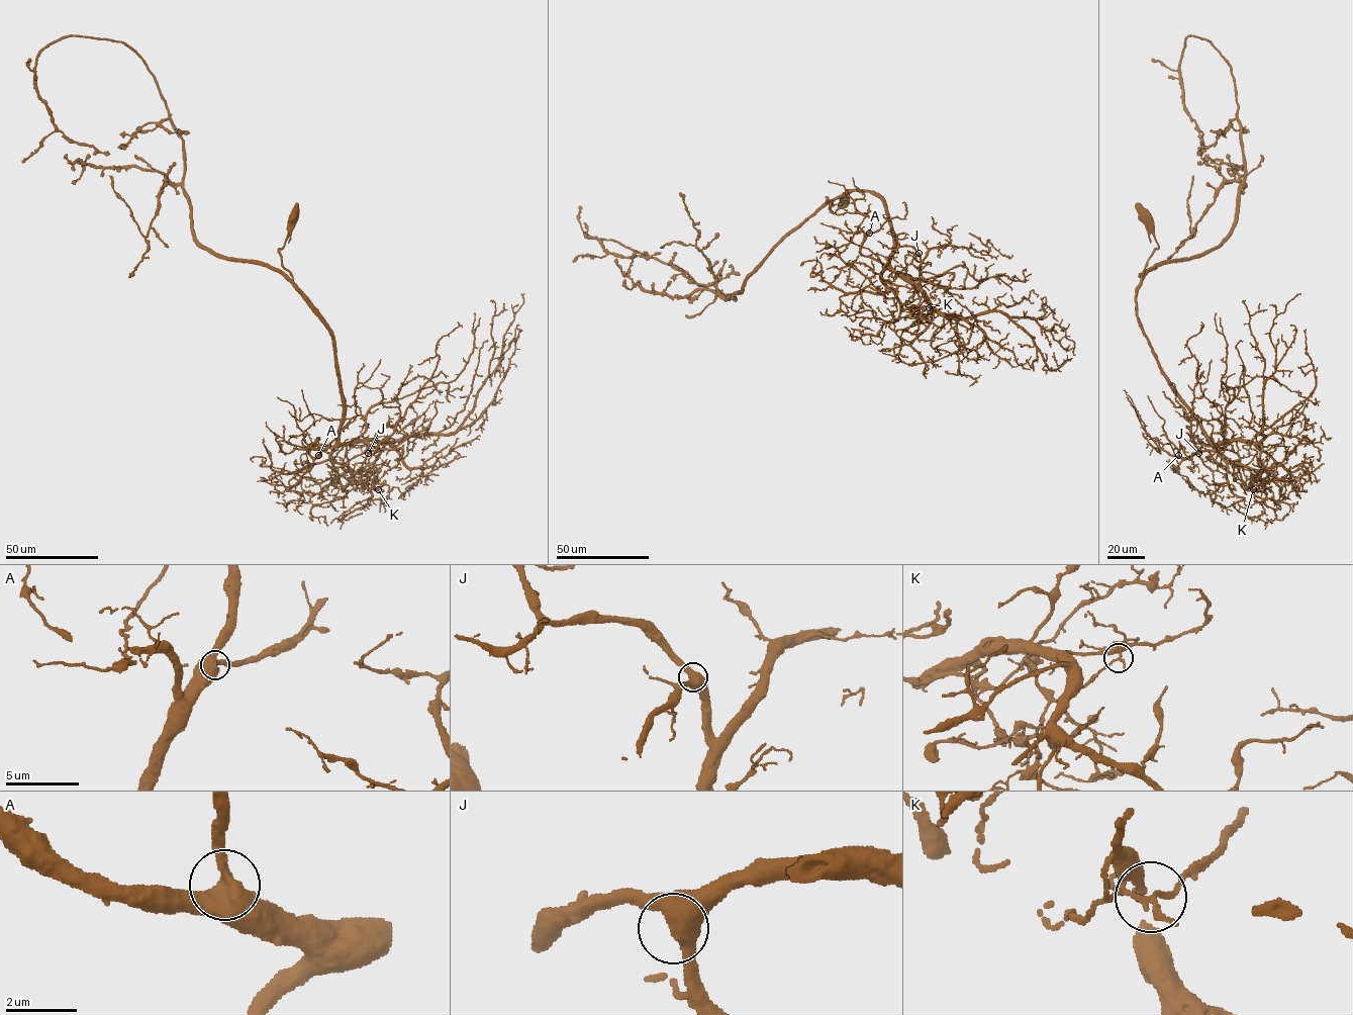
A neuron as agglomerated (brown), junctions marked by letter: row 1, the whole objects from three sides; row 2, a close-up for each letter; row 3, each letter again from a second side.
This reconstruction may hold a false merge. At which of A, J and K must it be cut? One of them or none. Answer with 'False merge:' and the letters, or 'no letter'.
False merge: K

